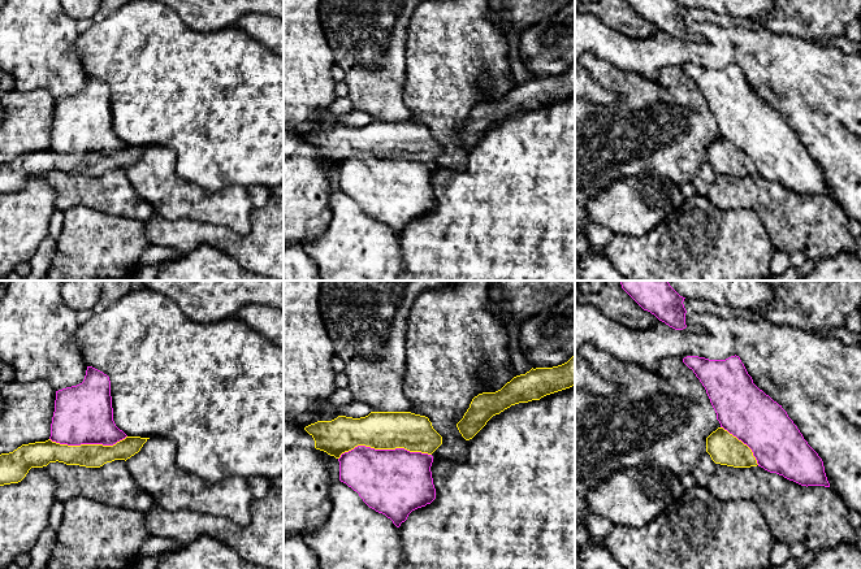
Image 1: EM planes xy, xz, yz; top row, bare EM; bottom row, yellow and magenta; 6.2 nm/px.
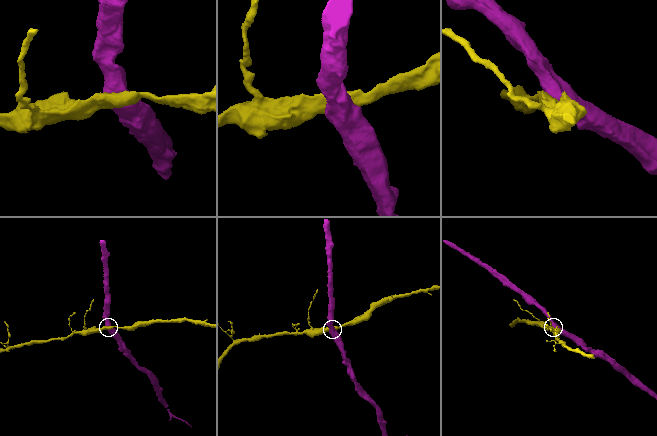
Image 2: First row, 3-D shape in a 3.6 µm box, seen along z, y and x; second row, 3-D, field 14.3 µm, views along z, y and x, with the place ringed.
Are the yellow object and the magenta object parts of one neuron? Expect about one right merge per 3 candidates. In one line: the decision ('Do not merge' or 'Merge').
Do not merge

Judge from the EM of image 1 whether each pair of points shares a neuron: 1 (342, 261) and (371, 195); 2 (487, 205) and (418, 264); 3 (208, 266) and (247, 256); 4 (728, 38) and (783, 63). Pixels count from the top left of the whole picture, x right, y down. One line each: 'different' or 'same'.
1: same
2: same
3: different
4: same

